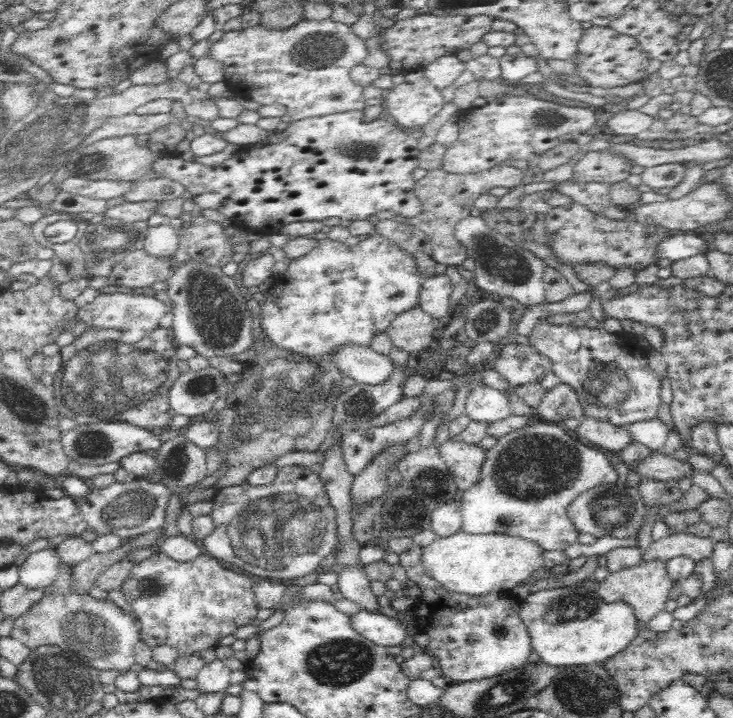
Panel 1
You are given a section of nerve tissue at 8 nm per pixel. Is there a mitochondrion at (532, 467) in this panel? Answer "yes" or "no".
yes

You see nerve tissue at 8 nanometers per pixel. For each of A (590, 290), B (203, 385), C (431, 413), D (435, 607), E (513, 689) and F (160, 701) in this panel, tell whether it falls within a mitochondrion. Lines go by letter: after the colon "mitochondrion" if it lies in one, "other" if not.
A: other
B: mitochondrion
C: other
D: other
E: mitochondrion
F: other

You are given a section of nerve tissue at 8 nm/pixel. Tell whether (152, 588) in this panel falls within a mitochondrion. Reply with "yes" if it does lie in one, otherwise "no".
yes

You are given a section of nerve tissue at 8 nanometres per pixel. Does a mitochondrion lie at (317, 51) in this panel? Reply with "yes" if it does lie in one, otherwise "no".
yes

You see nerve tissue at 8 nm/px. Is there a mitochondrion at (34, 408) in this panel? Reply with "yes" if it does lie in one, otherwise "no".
yes

